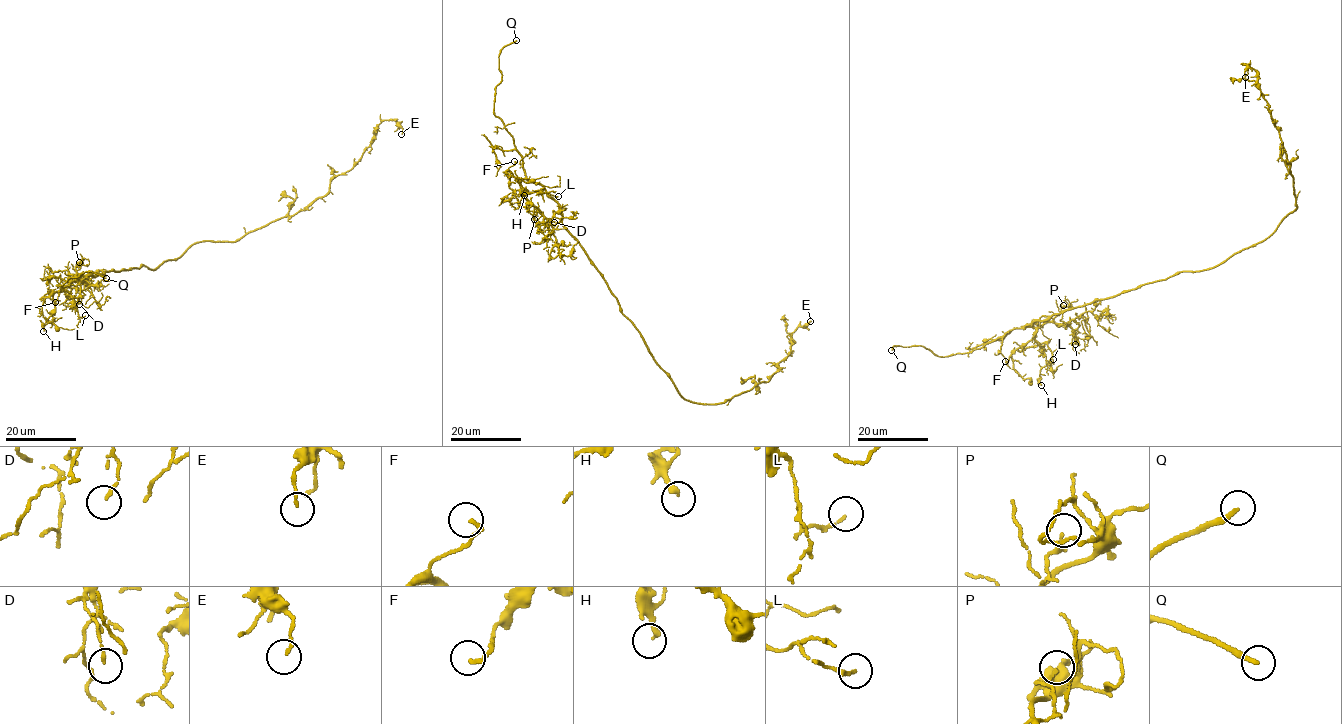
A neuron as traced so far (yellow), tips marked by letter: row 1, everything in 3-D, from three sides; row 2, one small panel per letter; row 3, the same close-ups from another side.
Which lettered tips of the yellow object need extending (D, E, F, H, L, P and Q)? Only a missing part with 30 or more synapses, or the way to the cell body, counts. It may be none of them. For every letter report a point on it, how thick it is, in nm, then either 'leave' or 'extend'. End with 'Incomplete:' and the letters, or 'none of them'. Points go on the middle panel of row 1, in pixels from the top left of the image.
D: (554, 222) | 120 nm | leave
E: (810, 321) | 100 nm | leave
F: (514, 161) | 170 nm | leave
H: (524, 195) | 220 nm | leave
L: (558, 196) | 130 nm | leave
P: (534, 219) | 100 nm | leave
Q: (516, 40) | 240 nm | extend
Incomplete: Q

